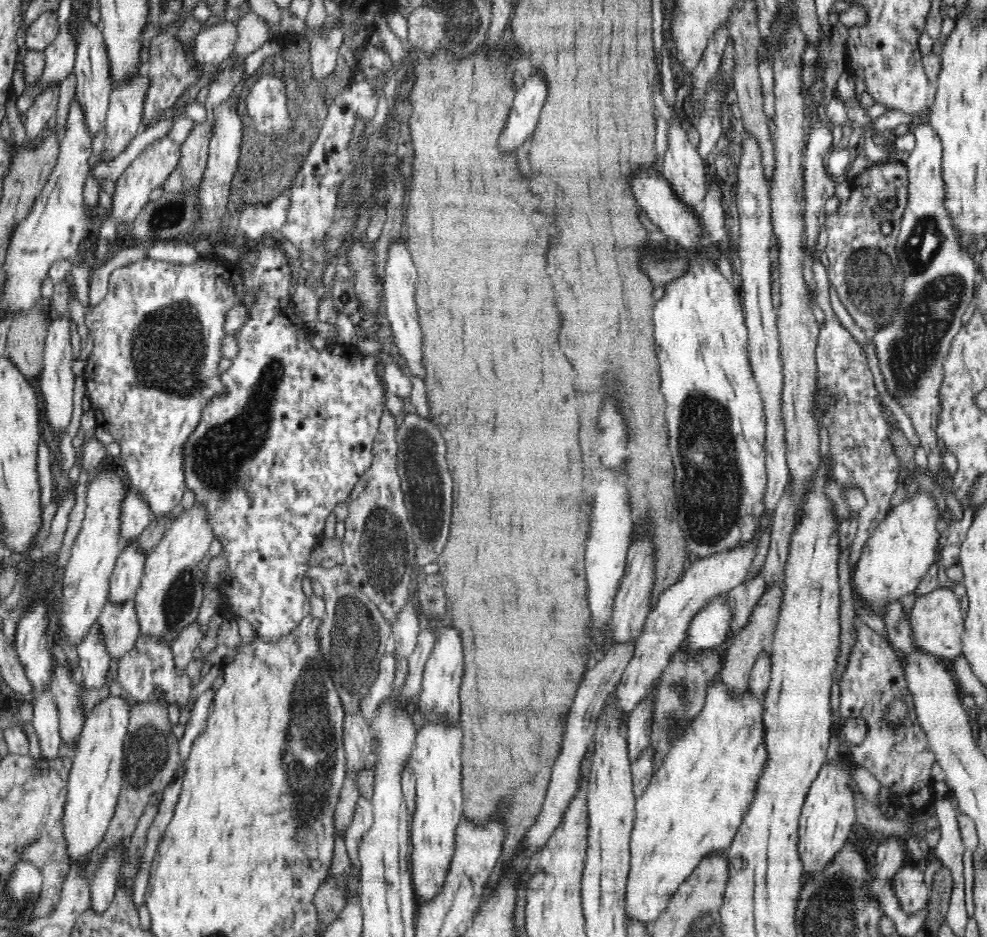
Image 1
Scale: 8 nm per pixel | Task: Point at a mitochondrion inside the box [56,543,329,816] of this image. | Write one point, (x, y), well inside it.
(148, 748)

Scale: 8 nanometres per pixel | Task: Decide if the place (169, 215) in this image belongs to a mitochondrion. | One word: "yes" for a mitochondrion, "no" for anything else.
yes

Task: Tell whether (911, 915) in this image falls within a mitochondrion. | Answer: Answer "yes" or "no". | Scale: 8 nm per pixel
no

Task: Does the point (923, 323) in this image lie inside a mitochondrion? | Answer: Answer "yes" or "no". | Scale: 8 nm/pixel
yes

